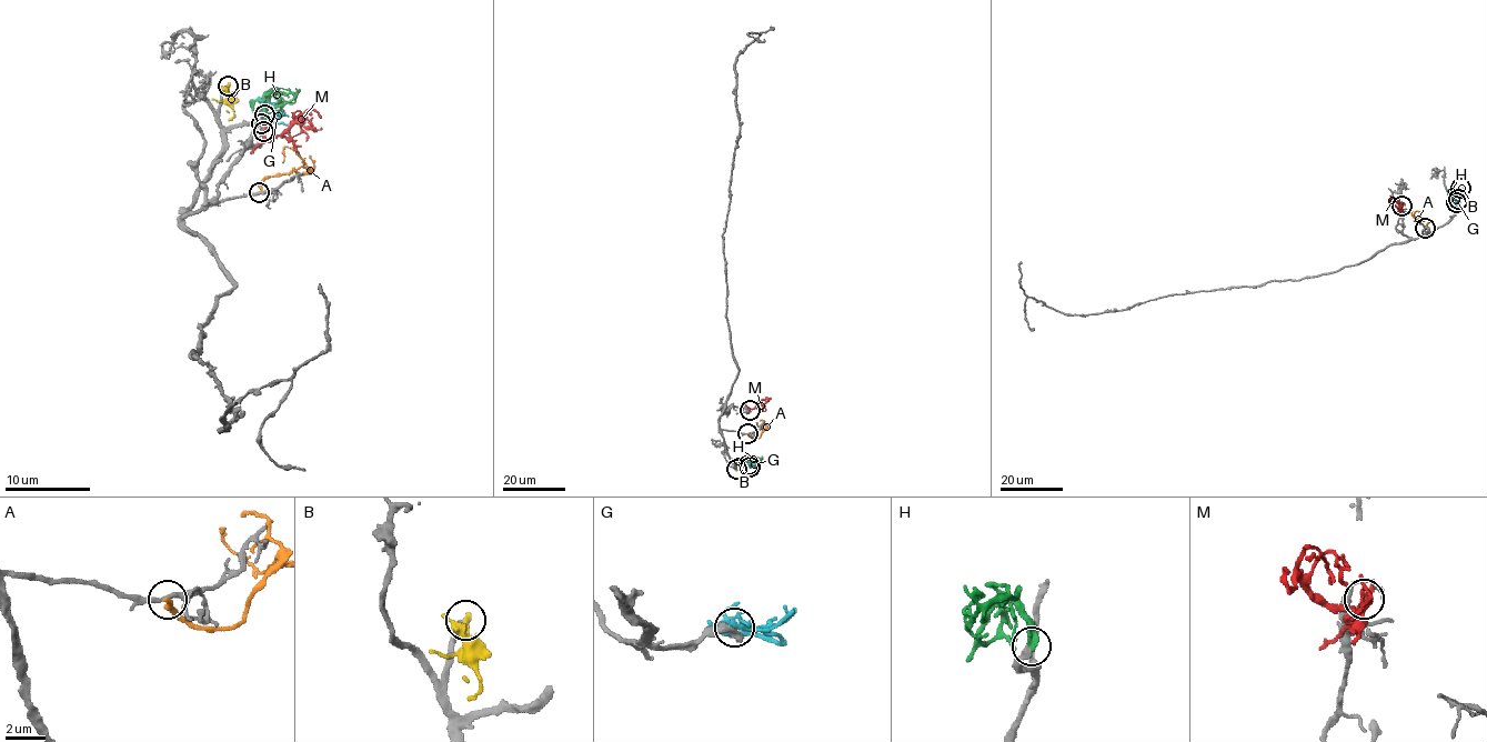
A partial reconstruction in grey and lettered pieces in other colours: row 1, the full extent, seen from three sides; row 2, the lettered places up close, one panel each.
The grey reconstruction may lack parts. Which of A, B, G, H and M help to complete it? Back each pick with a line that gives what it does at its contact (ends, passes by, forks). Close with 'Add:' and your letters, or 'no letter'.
H: it ends there
Add: H

